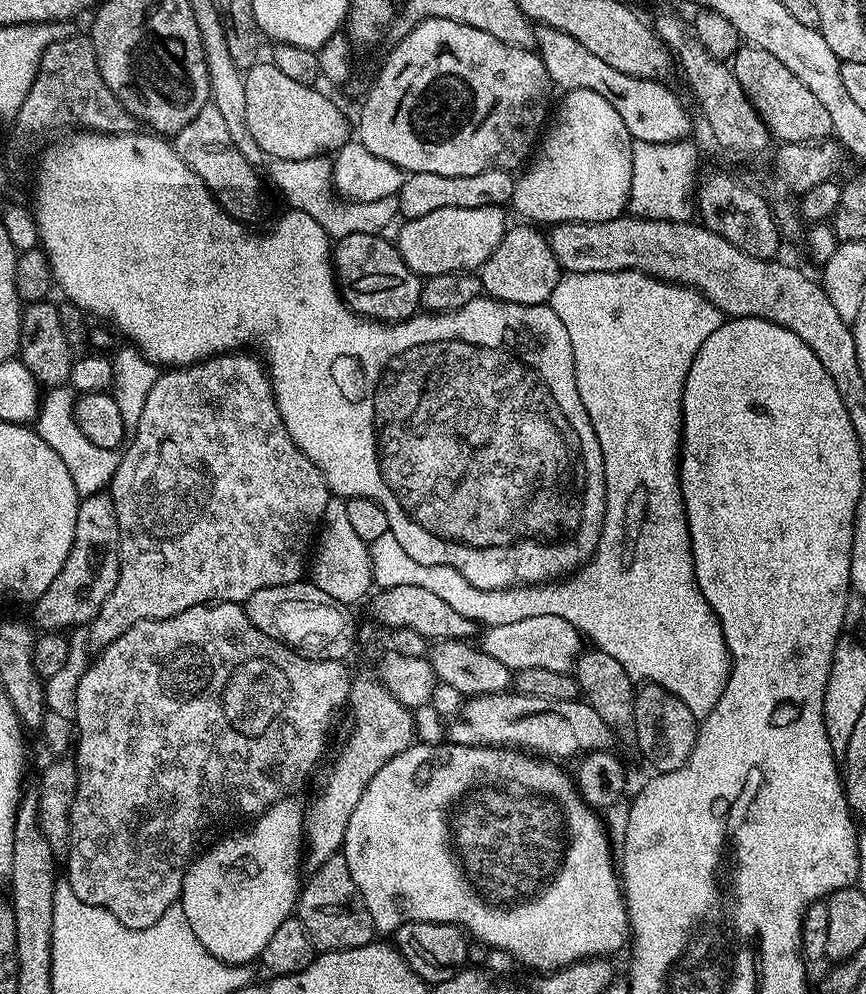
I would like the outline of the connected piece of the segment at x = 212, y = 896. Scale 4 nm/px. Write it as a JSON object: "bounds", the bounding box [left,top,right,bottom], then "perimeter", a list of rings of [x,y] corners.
{"bounds":[178,798,305,964],"perimeter":[[[285,798],[279,800],[274,806],[270,806],[262,815],[255,817],[251,821],[252,829],[244,832],[241,836],[228,836],[225,840],[220,840],[213,846],[209,852],[197,855],[192,863],[188,865],[188,871],[184,874],[182,882],[182,890],[178,906],[186,914],[186,922],[190,922],[190,930],[194,930],[194,938],[198,938],[198,942],[202,942],[202,946],[214,958],[218,958],[223,964],[252,964],[259,961],[260,956],[266,950],[266,942],[270,942],[270,938],[274,934],[274,930],[278,930],[278,926],[282,922],[286,922],[295,913],[296,901],[299,897],[302,887],[302,875],[300,876],[300,868],[302,869],[302,849],[304,847],[304,813],[305,805],[299,804],[299,799]]]}

